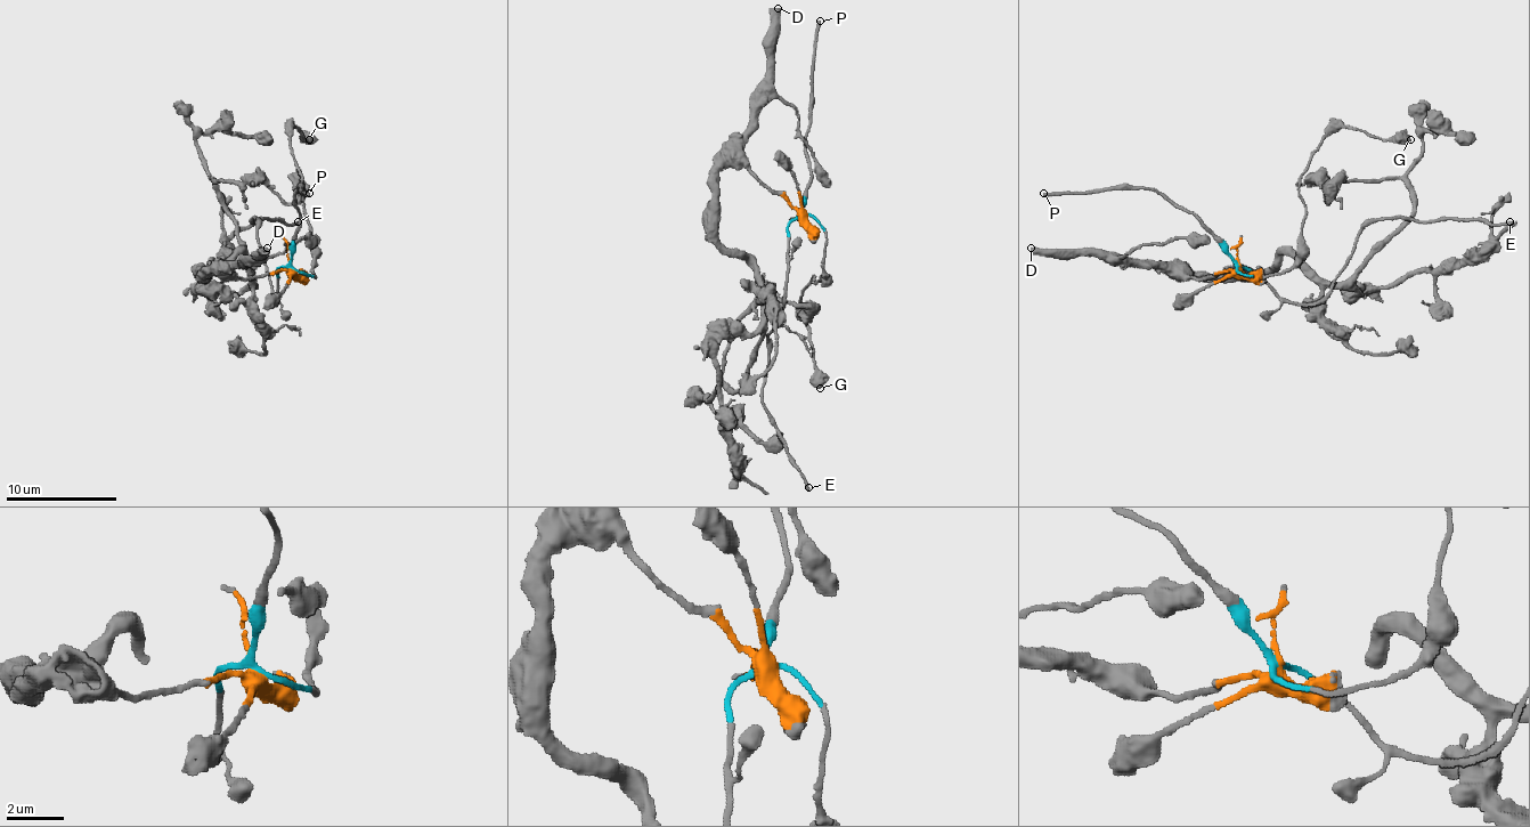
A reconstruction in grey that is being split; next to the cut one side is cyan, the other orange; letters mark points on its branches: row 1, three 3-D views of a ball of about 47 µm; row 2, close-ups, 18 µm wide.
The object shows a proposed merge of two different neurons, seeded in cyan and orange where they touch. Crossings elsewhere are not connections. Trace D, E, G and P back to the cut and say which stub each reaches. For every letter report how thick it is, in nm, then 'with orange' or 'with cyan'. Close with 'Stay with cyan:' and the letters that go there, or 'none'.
D: calibre 550 nm; with orange
E: calibre 200 nm; with cyan
G: calibre 650 nm; with cyan
P: calibre 240 nm; with cyan
Stay with cyan: E, G, P

